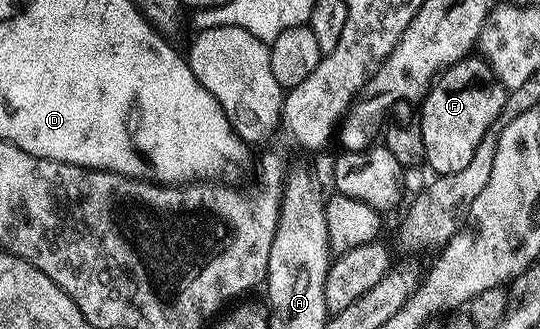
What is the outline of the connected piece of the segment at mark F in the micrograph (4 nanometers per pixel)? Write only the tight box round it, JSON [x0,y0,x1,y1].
[416,54,507,176]

